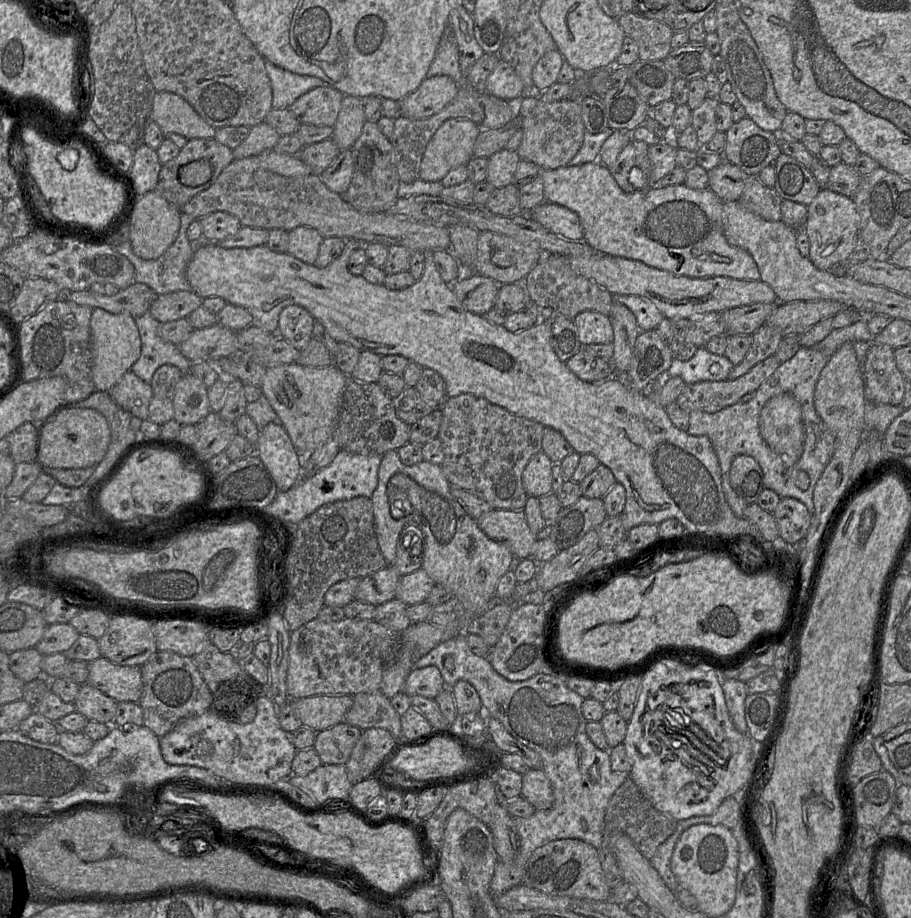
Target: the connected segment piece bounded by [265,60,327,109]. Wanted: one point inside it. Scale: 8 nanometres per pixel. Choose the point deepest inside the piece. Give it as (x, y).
(286, 86)

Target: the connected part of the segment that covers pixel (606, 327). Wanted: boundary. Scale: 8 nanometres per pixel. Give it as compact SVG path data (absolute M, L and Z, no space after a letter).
M584 311L573 322L583 346L592 344L613 344L614 332L611 320L599 312Z

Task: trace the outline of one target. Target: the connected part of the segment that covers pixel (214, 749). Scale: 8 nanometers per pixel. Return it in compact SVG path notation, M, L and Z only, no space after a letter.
M264 692L255 704L256 716L252 722L247 724L242 724L239 721L227 721L211 709L202 715L182 719L173 730L159 737L163 759L172 765L189 765L206 769L230 782L284 786L284 781L292 775L292 761L298 750L294 746L290 734L281 728L278 709L269 694Z

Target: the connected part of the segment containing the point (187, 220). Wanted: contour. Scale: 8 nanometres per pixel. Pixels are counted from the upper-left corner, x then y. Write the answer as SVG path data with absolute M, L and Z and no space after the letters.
M181 213L178 236L173 244L158 259L144 260L138 257L134 253L129 241L111 246L115 251L126 257L131 262L135 270L135 282L147 285L156 295L182 290L192 291L191 285L187 279L187 266L192 259L195 244L188 239L187 229L194 220L195 218L193 216Z

